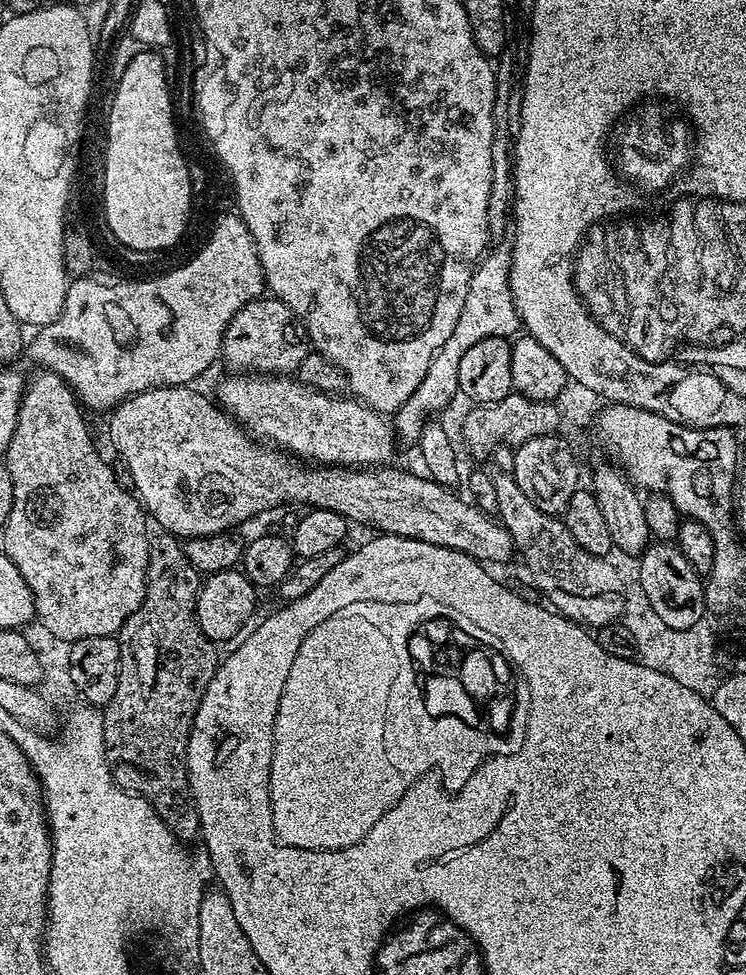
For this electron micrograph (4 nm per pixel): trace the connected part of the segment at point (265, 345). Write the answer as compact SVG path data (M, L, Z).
M261 298L242 306L242 310L238 310L238 314L234 314L234 318L226 326L222 360L232 367L229 369L240 374L292 374L299 369L302 358L306 358L309 351L304 325L297 320L296 315L278 299Z

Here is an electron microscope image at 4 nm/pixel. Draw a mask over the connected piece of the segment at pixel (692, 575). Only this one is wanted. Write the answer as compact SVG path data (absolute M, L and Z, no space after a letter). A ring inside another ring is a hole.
M649 543L639 557L638 563L640 563L638 575L646 597L650 600L650 606L668 627L684 634L705 619L705 581L701 573L696 572L694 566L690 566L690 562L686 562L686 554L682 554L682 550L676 547L675 543Z

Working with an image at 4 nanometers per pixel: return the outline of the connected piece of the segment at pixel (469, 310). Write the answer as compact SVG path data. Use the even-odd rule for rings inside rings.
M504 242L497 243L496 246L497 248L493 247L472 271L470 290L466 290L466 303L462 305L462 314L458 314L458 323L454 325L450 338L446 338L446 342L442 342L442 346L434 354L430 366L426 369L426 378L418 382L418 390L414 390L414 394L410 394L410 398L406 398L404 405L394 414L394 432L401 441L404 439L406 443L415 445L419 441L423 427L437 415L435 412L447 409L452 404L460 390L458 362L462 362L470 346L482 342L482 338L512 338L521 331L520 315L514 306L508 281L512 250Z

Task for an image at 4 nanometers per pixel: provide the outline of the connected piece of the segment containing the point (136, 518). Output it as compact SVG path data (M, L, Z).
M47 370L37 371L37 376L27 381L23 396L20 397L20 409L18 410L18 422L14 426L14 438L10 438L10 446L2 457L2 462L10 470L10 478L14 478L14 506L10 510L10 518L3 524L4 544L2 551L8 555L10 562L18 566L18 574L30 586L30 594L36 603L35 619L56 640L71 642L82 638L94 638L95 636L116 636L123 626L138 610L138 606L144 600L146 590L146 566L148 565L148 532L149 517L144 511L144 505L127 487L116 481L112 468L96 453L96 444L92 441L92 432L84 421L85 413L75 392L72 391L67 380L56 372Z

